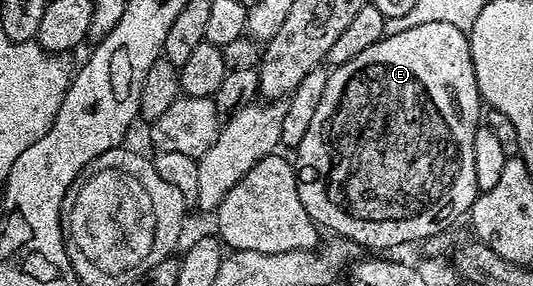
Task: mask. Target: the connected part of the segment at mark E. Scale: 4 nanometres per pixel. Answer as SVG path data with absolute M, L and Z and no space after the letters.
M445 22L433 24L417 24L417 28L405 28L405 32L388 34L377 44L369 44L365 52L353 56L345 64L334 67L327 75L325 92L321 92L321 104L317 104L317 113L309 124L309 132L305 132L305 140L297 147L297 177L299 179L299 195L301 204L305 204L305 212L324 231L332 235L348 238L356 247L368 246L371 252L387 252L390 246L403 246L406 242L422 243L434 234L444 233L450 222L470 211L471 205L479 197L481 191L477 184L477 172L473 168L473 136L481 124L481 99L477 88L477 76L473 72L473 56L471 55L470 37L461 28Z

